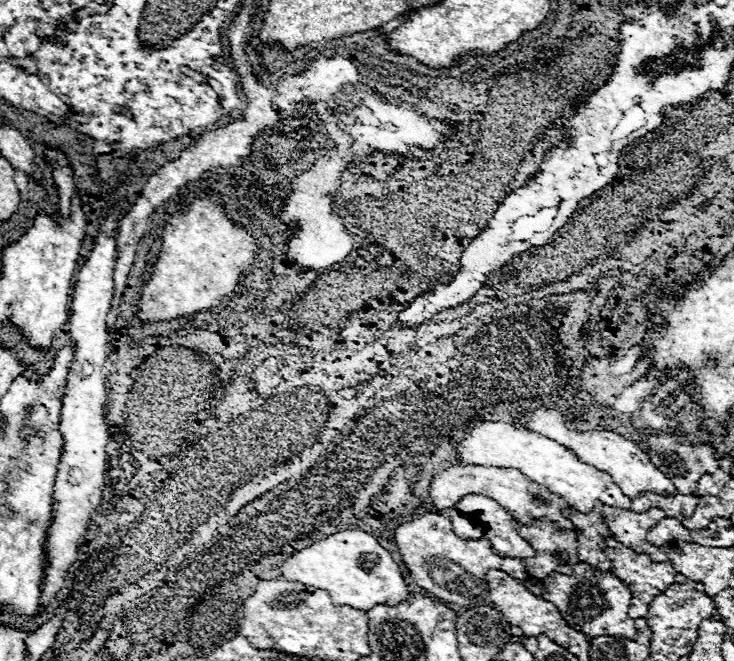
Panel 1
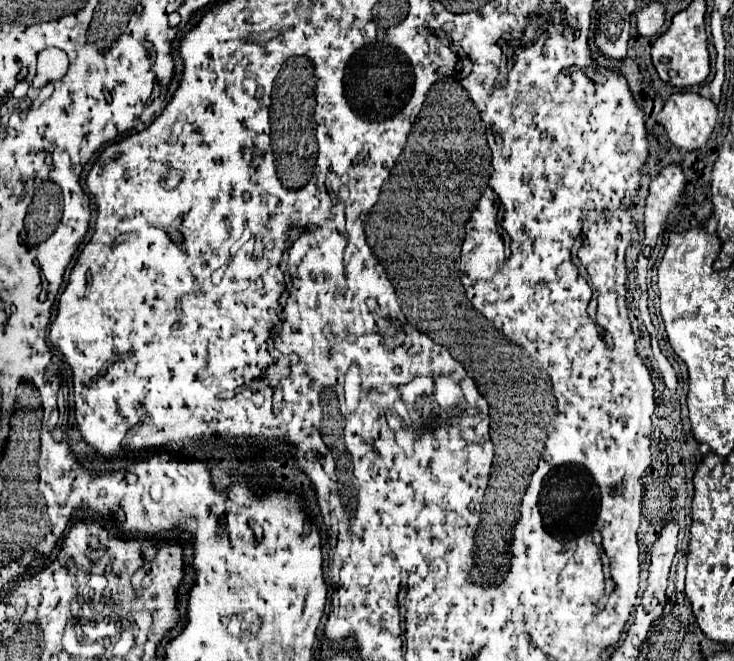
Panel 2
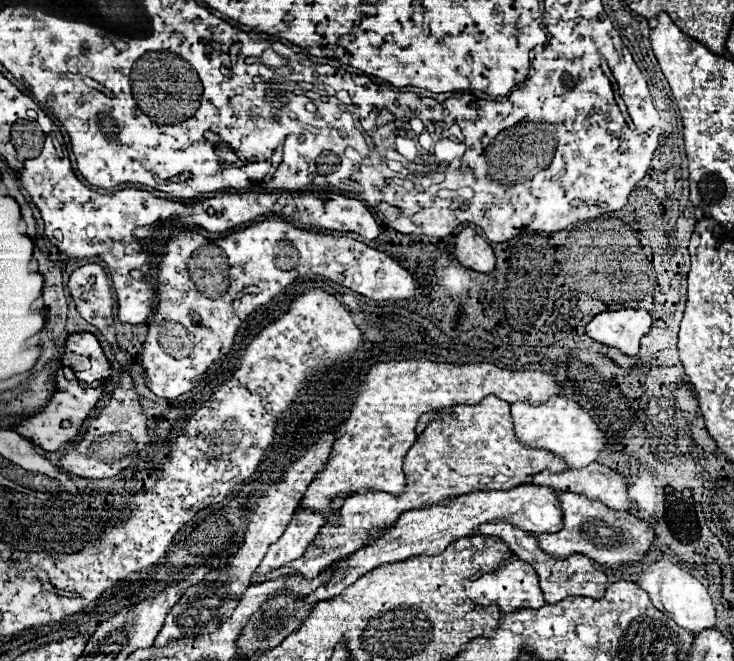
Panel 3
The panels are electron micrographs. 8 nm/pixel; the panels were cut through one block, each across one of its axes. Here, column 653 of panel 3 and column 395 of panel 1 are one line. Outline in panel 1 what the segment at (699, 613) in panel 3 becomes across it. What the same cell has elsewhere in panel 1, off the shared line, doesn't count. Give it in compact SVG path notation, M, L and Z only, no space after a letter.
M362 530L334 532L304 550L296 550L280 564L280 572L288 582L300 582L326 590L336 606L348 604L366 612L380 602L396 604L408 596L402 572L390 552L382 548L374 536Z

